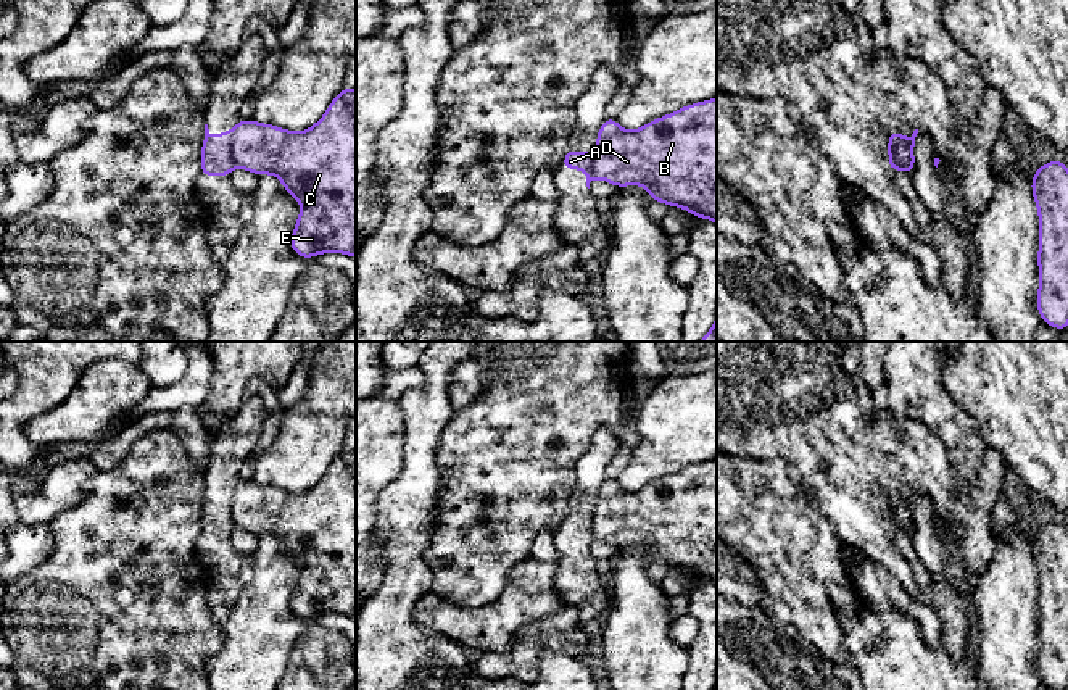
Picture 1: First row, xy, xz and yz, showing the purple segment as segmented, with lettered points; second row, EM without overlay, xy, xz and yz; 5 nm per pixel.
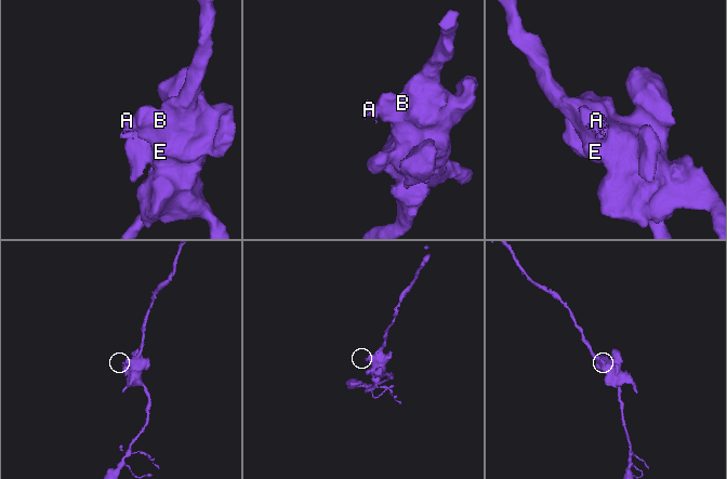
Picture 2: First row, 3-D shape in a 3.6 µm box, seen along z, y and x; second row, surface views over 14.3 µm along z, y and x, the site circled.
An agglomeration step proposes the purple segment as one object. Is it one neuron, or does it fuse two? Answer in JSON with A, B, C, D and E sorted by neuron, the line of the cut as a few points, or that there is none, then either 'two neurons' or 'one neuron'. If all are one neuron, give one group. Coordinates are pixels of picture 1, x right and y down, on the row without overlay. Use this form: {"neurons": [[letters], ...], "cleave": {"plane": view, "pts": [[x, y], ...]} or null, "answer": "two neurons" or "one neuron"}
{"neurons": [["A"], ["B", "C", "D", "E"]], "cleave": {"plane": "xy", "pts": [[232, 490], [232, 521], [235, 526]]}, "answer": "two neurons"}

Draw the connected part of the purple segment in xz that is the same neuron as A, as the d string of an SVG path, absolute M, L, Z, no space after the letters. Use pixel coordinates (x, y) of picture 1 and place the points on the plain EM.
M570 508L559 527L567 527L569 532L583 530L586 535L586 548L590 550L590 543L594 540L594 535L591 532L591 524L593 524L593 516L580 514Z

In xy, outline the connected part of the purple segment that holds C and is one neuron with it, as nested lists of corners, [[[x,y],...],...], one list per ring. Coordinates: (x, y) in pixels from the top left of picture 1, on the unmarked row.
[[[342,450],[325,476],[301,493],[255,480],[238,480],[232,493],[232,519],[256,537],[274,535],[301,564],[290,598],[292,611],[308,621],[327,613],[356,619],[356,450]]]

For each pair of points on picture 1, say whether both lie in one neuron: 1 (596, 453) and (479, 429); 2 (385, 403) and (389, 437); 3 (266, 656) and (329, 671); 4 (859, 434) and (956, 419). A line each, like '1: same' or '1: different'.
1: different
2: same
3: different
4: different

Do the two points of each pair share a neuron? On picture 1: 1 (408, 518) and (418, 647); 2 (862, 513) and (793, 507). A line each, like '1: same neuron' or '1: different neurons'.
1: same neuron
2: different neurons

